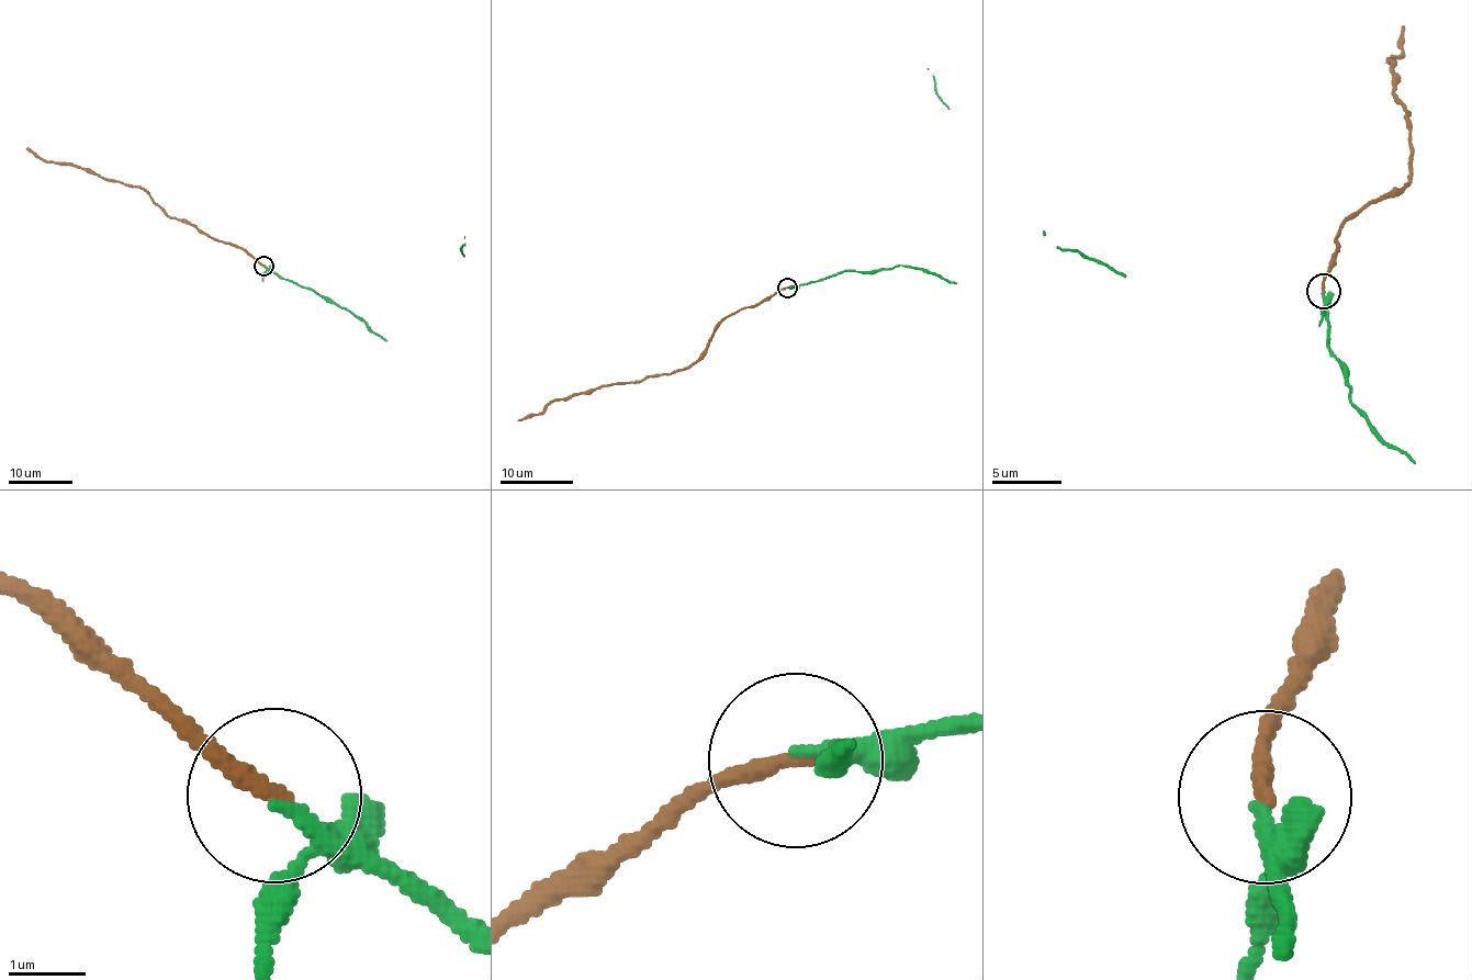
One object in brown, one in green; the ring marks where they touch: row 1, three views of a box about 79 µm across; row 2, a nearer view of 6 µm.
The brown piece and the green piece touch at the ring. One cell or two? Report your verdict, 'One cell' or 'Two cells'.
One cell

